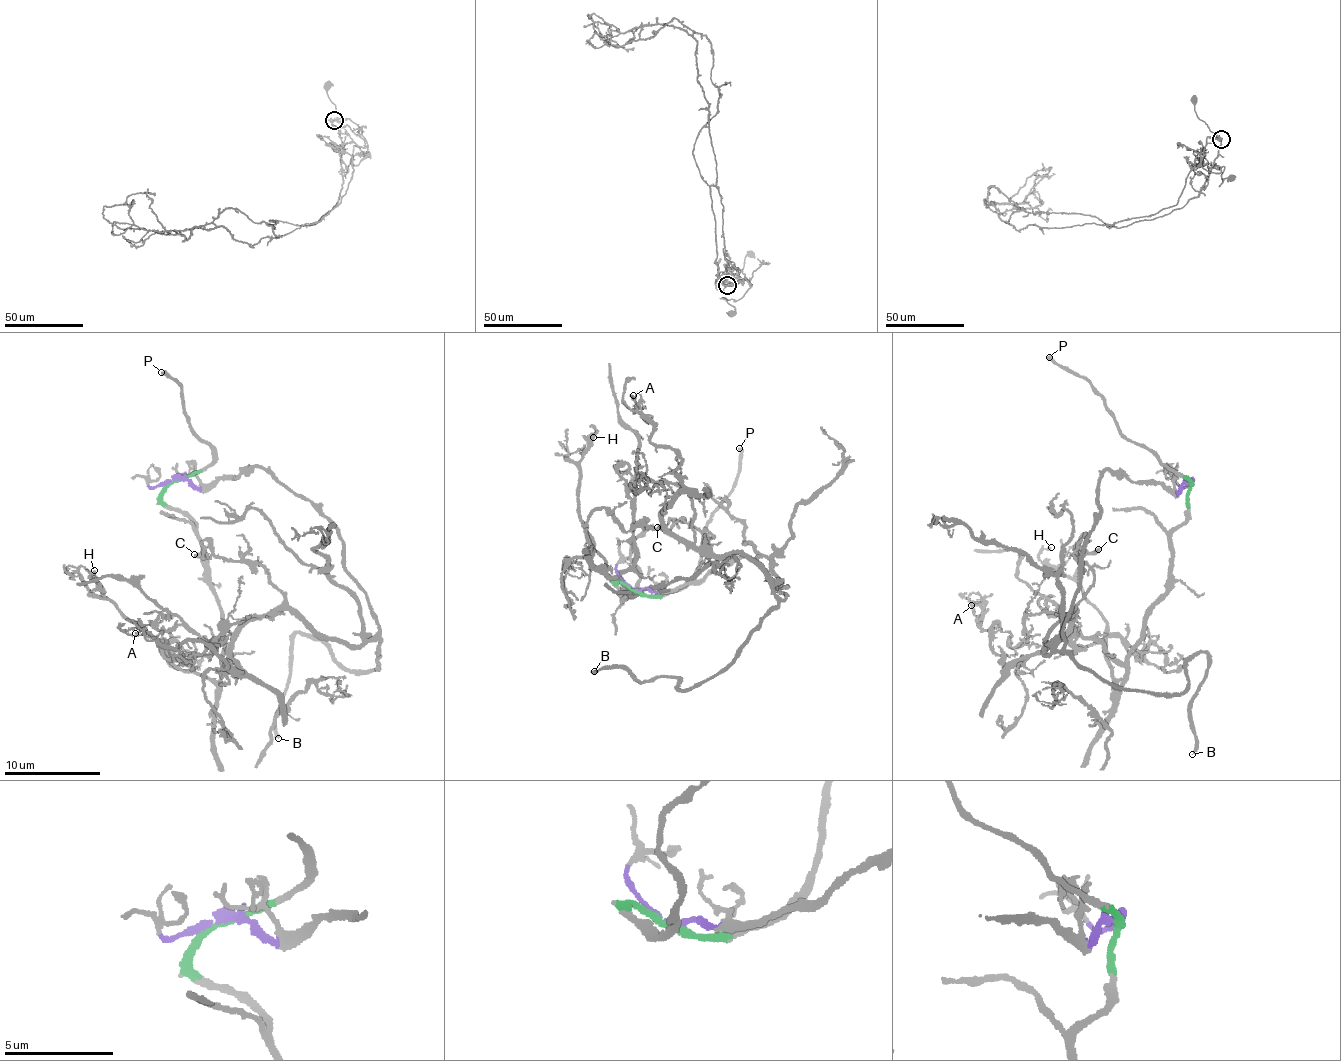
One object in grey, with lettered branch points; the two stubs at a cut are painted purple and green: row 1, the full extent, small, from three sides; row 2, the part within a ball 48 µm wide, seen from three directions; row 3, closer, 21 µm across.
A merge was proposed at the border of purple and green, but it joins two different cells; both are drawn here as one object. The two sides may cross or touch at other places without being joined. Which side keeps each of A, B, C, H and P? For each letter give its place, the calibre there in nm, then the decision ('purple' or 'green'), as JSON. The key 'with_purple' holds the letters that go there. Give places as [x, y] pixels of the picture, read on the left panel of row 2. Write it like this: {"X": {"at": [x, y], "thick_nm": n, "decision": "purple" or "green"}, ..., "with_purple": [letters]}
{"A": {"at": [135, 633], "thick_nm": 100, "decision": "purple"}, "B": {"at": [278, 738], "thick_nm": 260, "decision": "purple"}, "C": {"at": [194, 554], "thick_nm": 170, "decision": "purple"}, "H": {"at": [94, 570], "thick_nm": 150, "decision": "green"}, "P": {"at": [161, 372], "thick_nm": 280, "decision": "green"}, "with_purple": ["A", "B", "C"]}

